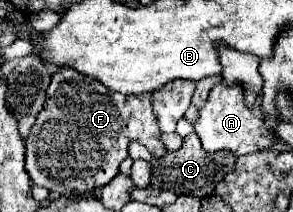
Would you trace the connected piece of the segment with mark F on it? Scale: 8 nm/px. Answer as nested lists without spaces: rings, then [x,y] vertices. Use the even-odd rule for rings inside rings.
[[[57,69],[47,87],[45,105],[25,141],[25,169],[33,185],[57,195],[69,195],[71,191],[85,193],[93,187],[103,187],[119,173],[131,139],[149,147],[153,157],[163,157],[167,149],[161,141],[161,129],[157,129],[151,95],[153,93],[141,93],[129,97],[113,93],[105,89],[101,81],[93,81],[93,77],[85,77],[75,69]]]

